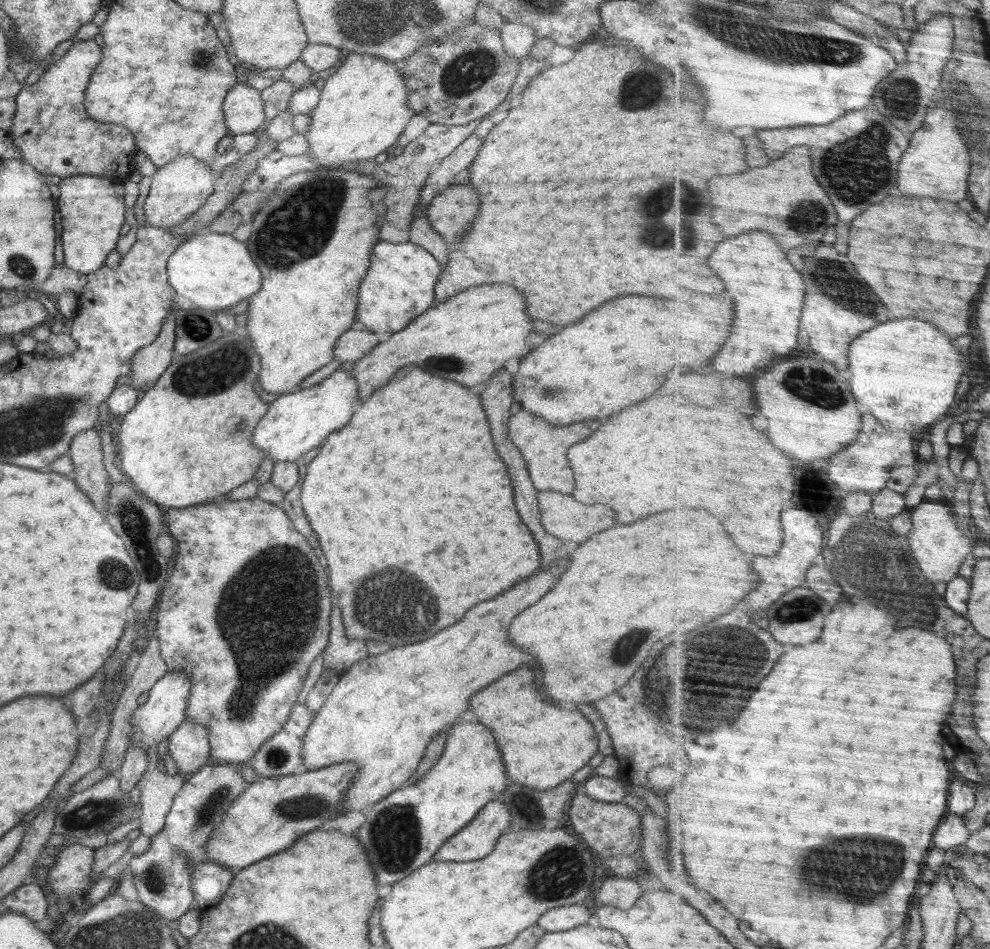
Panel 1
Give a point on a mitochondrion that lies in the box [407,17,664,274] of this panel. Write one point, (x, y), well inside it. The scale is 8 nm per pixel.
(463, 77)

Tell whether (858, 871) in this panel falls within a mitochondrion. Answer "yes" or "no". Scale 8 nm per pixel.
yes

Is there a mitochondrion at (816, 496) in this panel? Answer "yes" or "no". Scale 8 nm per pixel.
no

